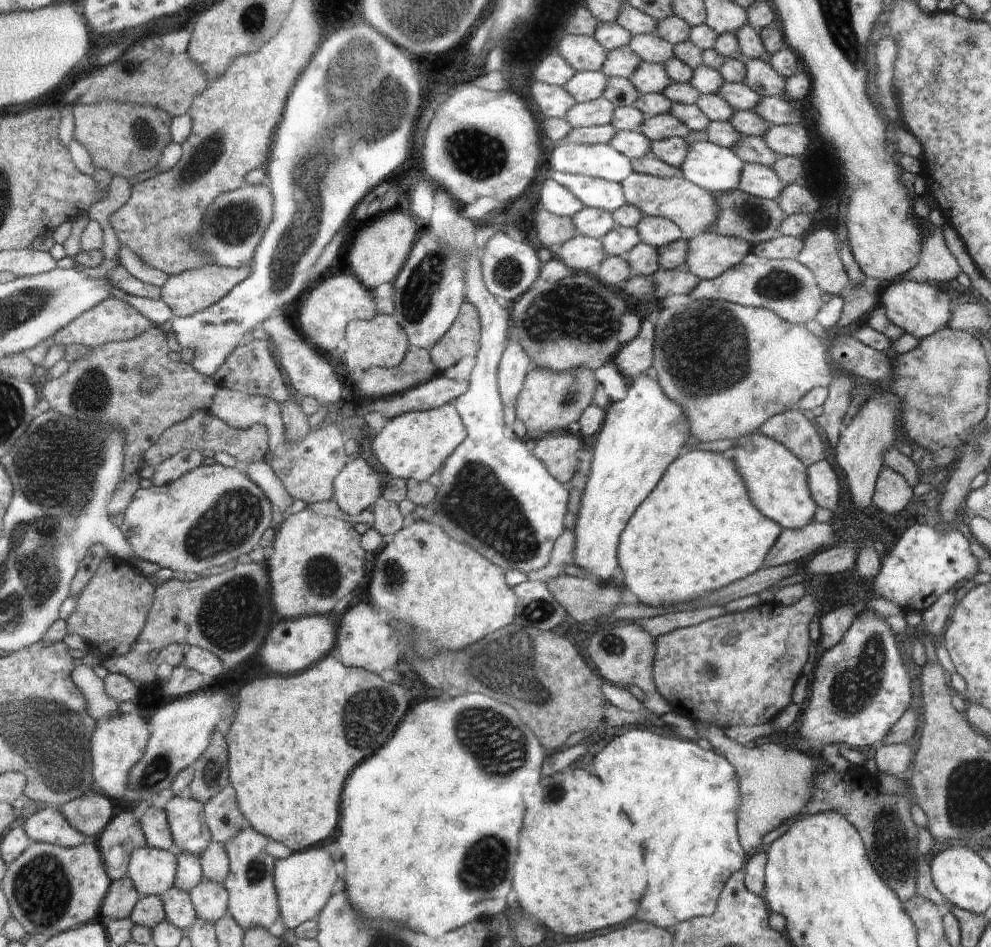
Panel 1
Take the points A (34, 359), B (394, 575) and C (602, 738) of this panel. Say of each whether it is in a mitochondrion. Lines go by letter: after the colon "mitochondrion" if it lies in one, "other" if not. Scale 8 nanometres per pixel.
A: other
B: mitochondrion
C: other

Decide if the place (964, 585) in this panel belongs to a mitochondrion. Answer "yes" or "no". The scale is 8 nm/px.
no

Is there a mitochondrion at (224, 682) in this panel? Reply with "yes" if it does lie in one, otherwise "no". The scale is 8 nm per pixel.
no

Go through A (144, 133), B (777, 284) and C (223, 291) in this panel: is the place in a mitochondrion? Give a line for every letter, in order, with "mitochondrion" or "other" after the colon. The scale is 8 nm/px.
A: mitochondrion
B: mitochondrion
C: other

